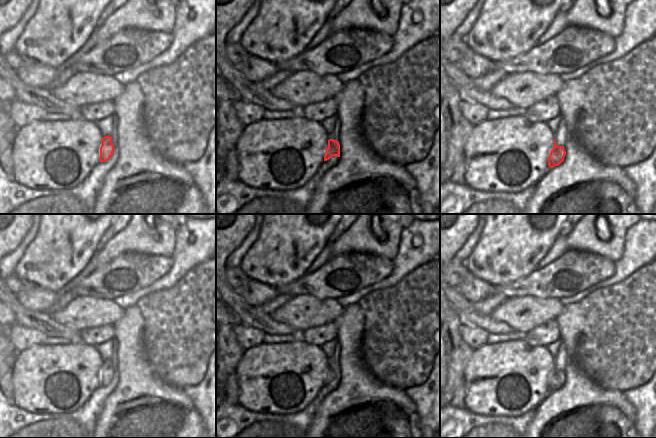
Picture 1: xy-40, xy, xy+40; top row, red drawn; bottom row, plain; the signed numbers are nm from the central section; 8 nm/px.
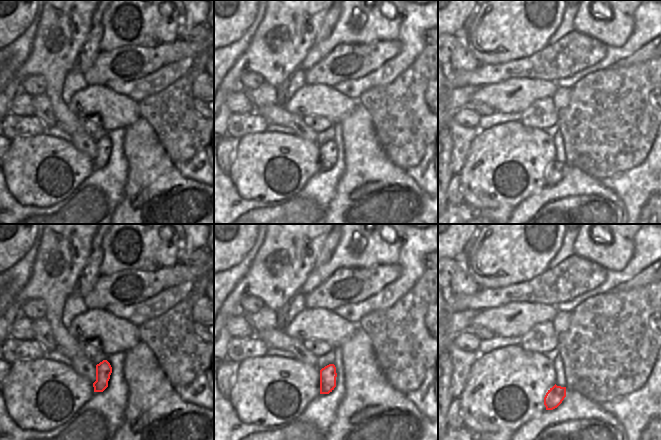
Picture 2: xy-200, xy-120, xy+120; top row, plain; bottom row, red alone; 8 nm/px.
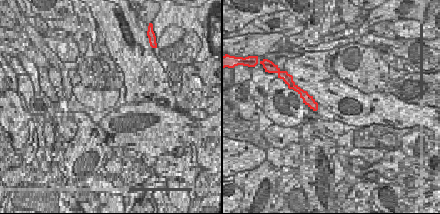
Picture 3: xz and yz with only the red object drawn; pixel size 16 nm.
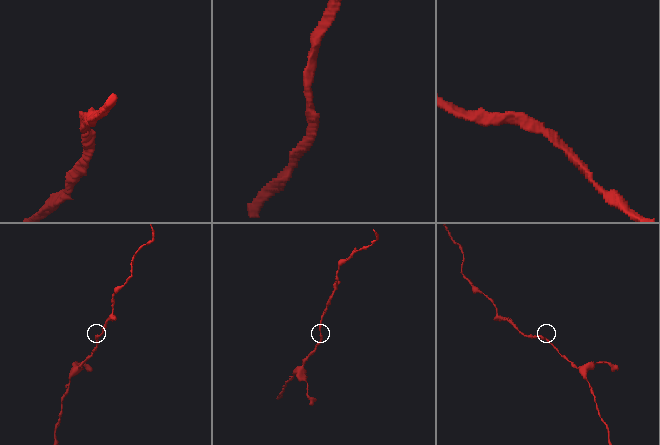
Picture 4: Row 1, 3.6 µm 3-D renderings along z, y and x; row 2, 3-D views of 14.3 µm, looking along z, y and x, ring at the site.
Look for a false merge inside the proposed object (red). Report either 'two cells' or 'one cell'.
one cell

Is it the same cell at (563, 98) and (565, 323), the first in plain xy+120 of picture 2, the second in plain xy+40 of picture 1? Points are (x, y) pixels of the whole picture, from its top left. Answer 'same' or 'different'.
same

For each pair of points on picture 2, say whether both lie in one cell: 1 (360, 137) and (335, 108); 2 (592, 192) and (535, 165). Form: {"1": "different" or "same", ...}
{"1": "different", "2": "different"}

